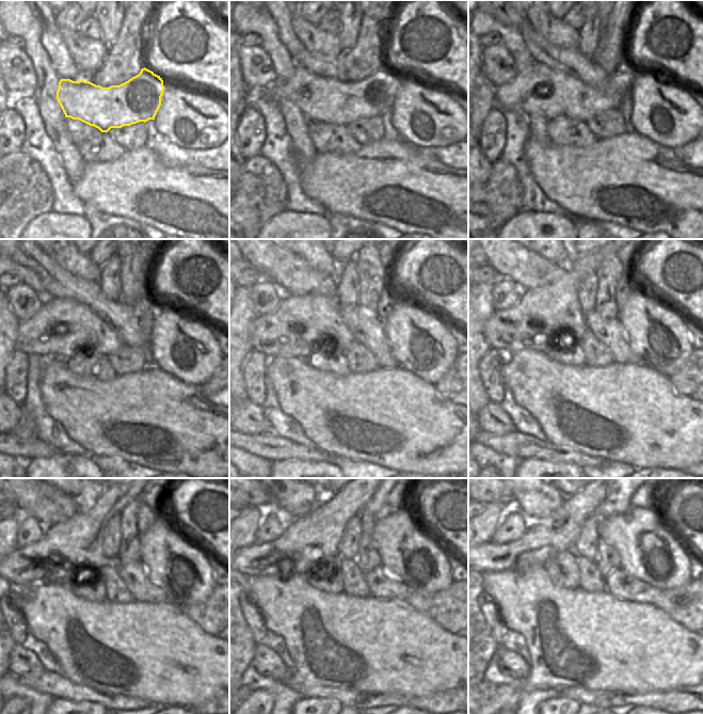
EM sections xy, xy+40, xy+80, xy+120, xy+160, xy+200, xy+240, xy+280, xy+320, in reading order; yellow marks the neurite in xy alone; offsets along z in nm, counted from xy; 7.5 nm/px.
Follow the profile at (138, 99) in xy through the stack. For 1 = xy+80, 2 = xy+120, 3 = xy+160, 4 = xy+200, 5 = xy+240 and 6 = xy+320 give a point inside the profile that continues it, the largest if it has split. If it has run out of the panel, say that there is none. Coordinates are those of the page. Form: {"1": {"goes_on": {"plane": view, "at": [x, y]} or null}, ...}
{"1": {"goes_on": {"plane": "xy+80", "at": [541, 90]}}, "2": {"goes_on": {"plane": "xy+120", "at": [62, 328]}}, "3": {"goes_on": {"plane": "xy+160", "at": [298, 322]}}, "4": {"goes_on": {"plane": "xy+200", "at": [530, 323]}}, "5": {"goes_on": {"plane": "xy+240", "at": [51, 560]}}, "6": {"goes_on": {"plane": "xy+320", "at": [534, 548]}}}

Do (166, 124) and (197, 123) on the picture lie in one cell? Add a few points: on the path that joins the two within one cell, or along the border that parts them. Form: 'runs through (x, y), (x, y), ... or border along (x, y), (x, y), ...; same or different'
runs through (174, 120), (180, 115), (190, 117); same

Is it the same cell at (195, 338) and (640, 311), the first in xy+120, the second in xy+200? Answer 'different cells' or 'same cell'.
same cell

